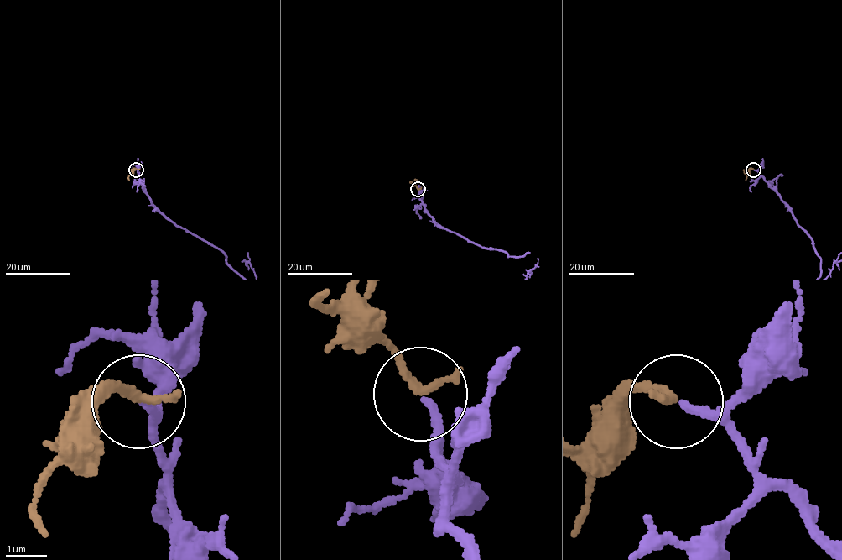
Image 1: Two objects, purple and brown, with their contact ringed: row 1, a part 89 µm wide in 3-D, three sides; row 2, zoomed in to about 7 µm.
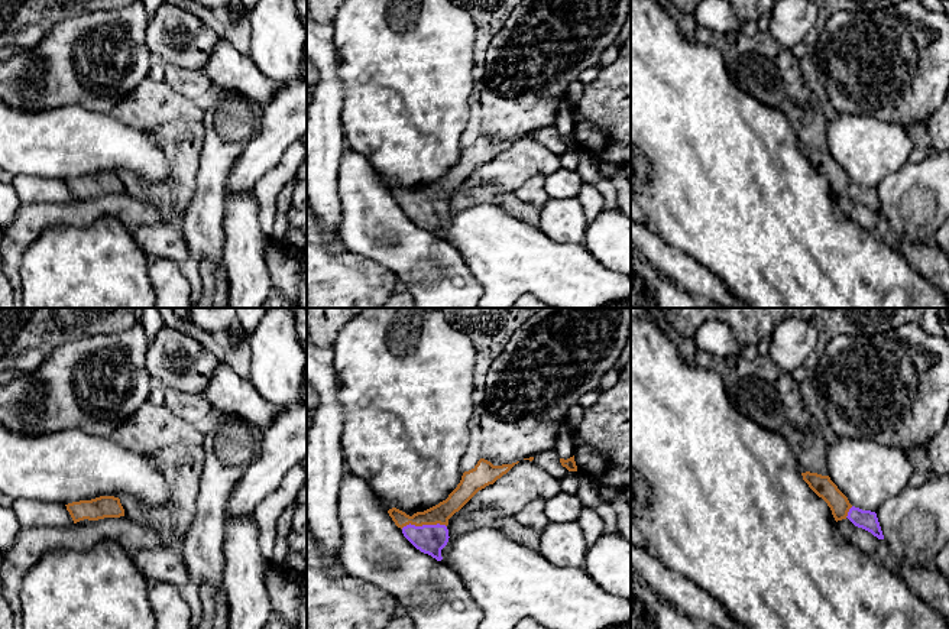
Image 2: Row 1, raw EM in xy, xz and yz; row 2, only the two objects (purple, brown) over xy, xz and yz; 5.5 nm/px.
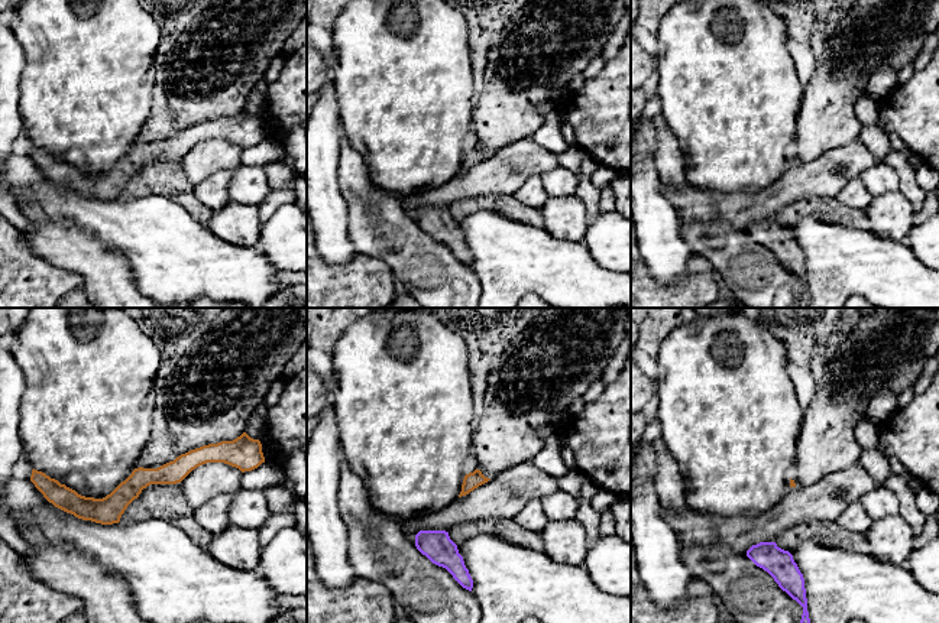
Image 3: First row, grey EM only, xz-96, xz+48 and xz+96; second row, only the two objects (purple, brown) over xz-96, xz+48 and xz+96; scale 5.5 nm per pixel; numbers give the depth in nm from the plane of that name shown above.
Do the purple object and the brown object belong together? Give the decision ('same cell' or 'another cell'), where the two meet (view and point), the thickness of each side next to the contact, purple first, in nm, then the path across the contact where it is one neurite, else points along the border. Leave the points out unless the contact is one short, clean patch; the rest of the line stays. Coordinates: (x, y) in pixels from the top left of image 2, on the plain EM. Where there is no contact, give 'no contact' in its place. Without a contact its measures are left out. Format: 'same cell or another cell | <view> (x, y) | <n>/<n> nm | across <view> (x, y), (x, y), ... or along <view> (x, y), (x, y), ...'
same cell | xz (423, 201) | 160/110 nm | across xz (430, 216), (423, 201), (440, 190)

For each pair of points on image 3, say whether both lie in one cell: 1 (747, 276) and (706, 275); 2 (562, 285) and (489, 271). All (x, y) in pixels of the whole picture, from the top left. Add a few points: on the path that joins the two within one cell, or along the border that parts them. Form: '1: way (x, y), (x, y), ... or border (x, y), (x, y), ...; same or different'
1: border (695, 255), (705, 259), (716, 273); different
2: way (544, 271), (507, 271); same

